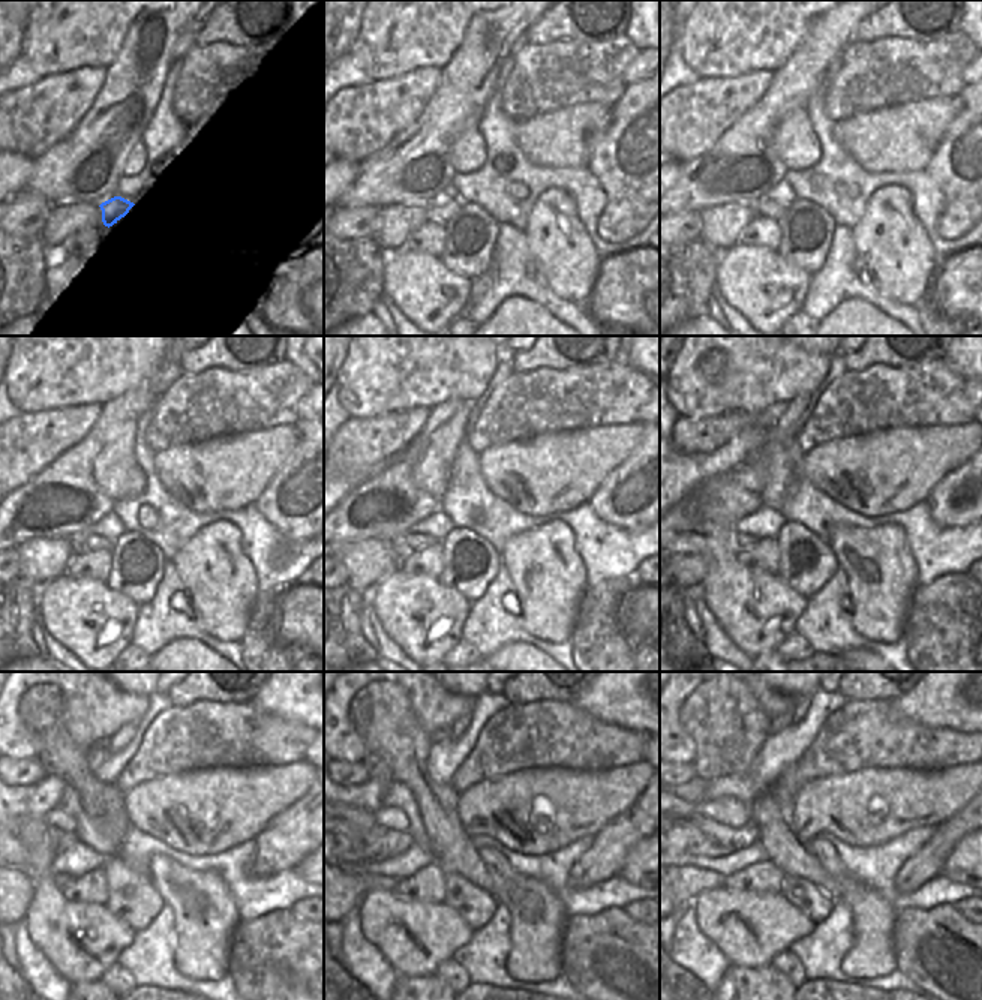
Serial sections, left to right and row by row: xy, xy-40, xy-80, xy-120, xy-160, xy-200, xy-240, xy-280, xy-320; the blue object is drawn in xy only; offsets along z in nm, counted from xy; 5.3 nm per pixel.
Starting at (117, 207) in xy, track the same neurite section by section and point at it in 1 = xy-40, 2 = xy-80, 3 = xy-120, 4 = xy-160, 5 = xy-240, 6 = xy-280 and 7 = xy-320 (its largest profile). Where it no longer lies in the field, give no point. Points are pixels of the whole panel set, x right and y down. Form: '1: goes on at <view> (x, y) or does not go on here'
1: goes on at xy-40 (441, 215)
2: goes on at xy-80 (765, 207)
3: goes on at xy-120 (87, 540)
4: goes on at xy-160 (408, 541)
5: goes on at xy-240 (62, 880)
6: goes on at xy-280 (368, 880)
7: goes on at xy-320 (690, 882)

